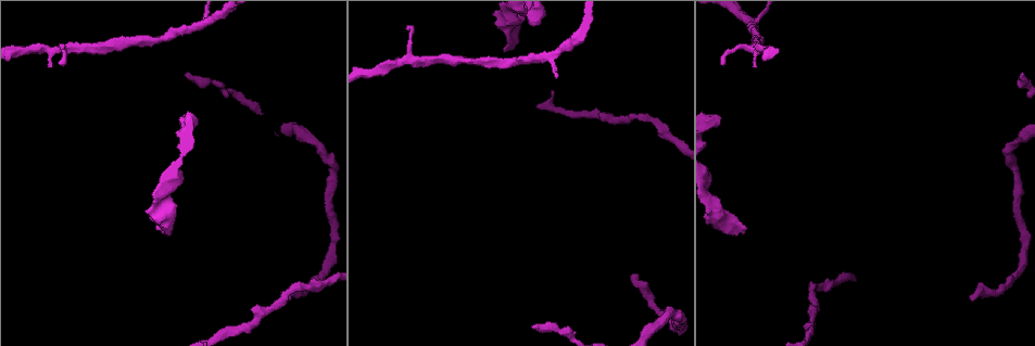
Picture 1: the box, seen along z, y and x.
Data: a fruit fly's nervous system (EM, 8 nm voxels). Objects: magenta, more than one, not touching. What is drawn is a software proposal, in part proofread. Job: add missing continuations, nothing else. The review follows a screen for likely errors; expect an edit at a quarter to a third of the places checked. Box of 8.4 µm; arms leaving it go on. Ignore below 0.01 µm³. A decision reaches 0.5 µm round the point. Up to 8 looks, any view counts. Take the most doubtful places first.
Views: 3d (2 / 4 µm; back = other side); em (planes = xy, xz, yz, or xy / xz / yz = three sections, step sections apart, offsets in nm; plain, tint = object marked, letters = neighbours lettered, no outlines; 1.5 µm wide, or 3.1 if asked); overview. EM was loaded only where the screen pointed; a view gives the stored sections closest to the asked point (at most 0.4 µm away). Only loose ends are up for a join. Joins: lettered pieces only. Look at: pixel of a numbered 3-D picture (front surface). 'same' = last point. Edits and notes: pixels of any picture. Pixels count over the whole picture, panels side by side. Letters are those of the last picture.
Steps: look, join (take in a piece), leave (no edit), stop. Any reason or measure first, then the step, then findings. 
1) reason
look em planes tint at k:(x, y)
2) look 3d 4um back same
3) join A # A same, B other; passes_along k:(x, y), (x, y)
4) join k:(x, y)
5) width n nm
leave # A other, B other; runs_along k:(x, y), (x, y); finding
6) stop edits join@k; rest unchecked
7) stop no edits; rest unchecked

long arm stops here
look em planes letters at 1:(637, 275)

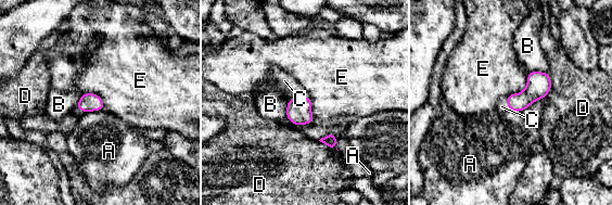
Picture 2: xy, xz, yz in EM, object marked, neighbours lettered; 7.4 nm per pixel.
longest_contact E 240 nm
join C # A other, B other, C same, D other, E other; passes_along 2:(298, 111), (296, 98), (290, 88); it goes on there

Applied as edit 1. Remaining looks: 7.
long arm stops here
look 3d 4um at 1:(720, 116)

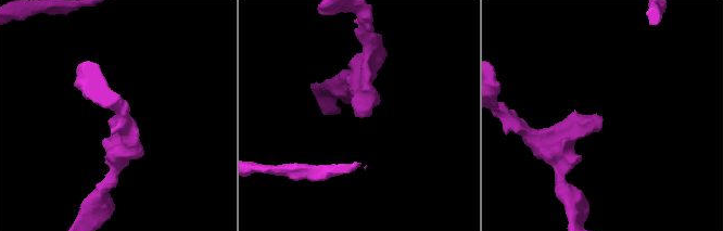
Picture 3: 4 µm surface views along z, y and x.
look em xy step 8 letters at 3:(602, 118)

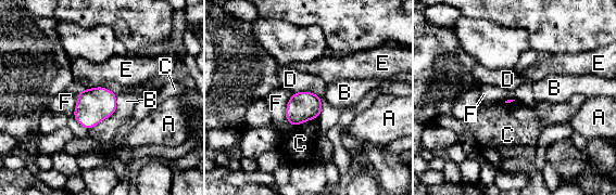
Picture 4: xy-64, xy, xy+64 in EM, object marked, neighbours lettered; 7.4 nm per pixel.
cut it another way
look em planes letters same

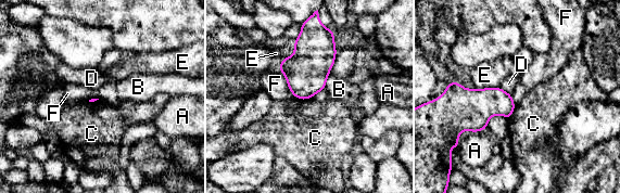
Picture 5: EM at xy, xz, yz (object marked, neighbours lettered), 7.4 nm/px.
leave # A other, B other, C other, D other, E other, F other; border 5:(277, 67), (288, 89), (302, 100); no lettered piece goes on from it

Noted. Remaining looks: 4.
free end
look 3d 4um at 1:(510, 49)

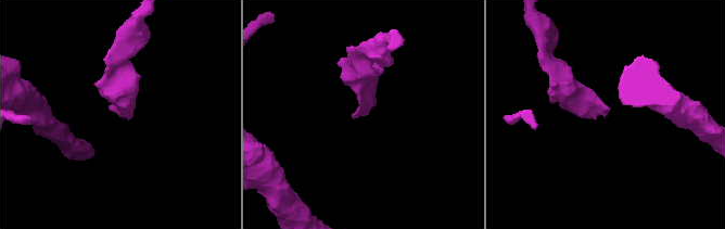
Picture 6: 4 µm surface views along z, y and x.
shape alone is not enough
look em yz step 8 letters at 6:(363, 115)

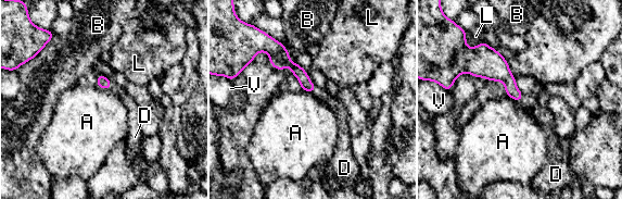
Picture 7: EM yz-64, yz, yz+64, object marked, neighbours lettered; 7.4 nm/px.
another direction
look em planes letters same

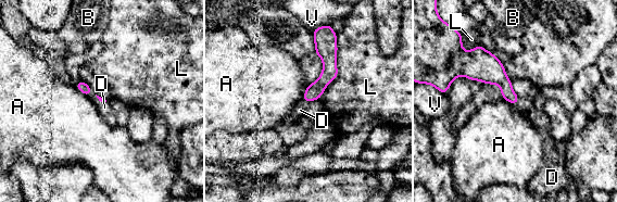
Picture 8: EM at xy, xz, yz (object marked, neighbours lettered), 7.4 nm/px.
join D # A other, B other, D same, L other, V other; passes_along 8:(495, 75), (517, 101), (538, 116); it goes on there

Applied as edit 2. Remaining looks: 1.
stop edits join@2, join@8; rest unchecked

